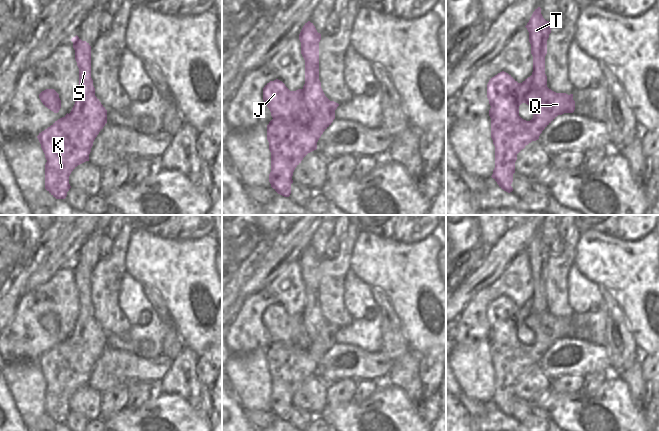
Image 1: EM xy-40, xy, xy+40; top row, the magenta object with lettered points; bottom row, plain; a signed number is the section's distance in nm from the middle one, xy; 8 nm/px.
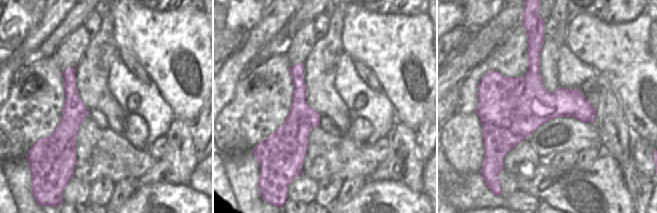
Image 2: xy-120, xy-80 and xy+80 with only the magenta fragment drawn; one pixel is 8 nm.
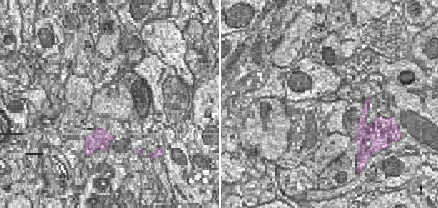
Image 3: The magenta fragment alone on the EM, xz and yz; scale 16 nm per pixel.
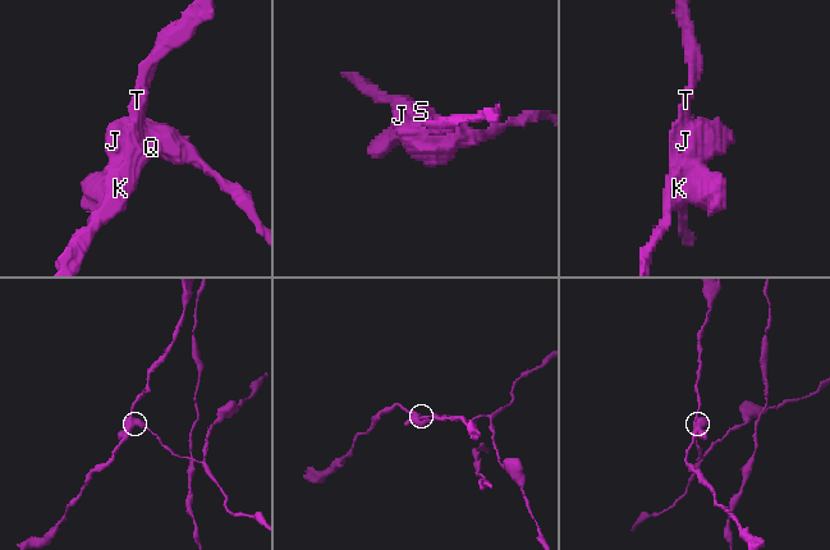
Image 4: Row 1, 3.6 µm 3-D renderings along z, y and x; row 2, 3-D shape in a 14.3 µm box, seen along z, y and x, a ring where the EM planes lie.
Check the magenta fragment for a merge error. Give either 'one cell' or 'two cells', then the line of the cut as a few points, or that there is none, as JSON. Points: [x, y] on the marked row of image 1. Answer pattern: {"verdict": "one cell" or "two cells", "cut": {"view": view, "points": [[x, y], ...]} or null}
{"verdict": "two cells", "cut": {"view": "xy", "points": [[303, 89], [310, 121], [300, 124], [273, 119]]}}

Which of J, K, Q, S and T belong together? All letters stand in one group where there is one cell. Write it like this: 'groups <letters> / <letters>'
groups J Q / K S T

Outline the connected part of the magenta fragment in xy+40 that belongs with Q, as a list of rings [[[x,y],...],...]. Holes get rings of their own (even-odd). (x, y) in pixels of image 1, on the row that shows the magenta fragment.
[[[504,71],[492,77],[487,84],[490,118],[520,125],[539,137],[558,115],[574,112],[573,94],[556,93],[548,87],[542,91],[532,91],[532,84],[532,75],[522,83]],[[522,103],[533,110],[530,121],[519,116],[519,106]]]

